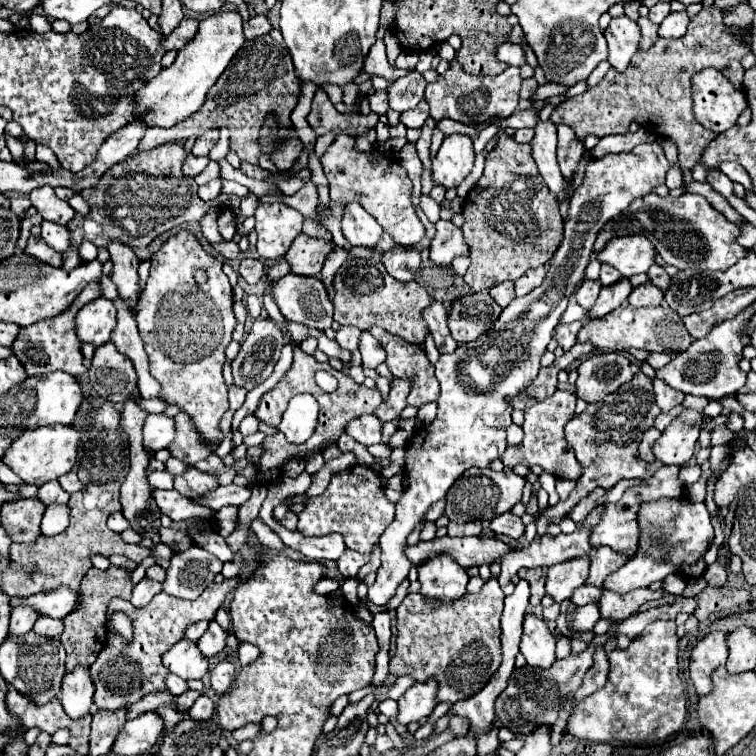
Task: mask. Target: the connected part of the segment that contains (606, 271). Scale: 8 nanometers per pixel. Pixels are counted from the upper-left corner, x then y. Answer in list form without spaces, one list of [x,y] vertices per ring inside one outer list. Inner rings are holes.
[[[602,265],[600,281],[602,281],[604,285],[612,285],[612,283],[616,283],[618,279],[622,279],[622,273],[620,273],[616,267],[612,267],[612,265]]]

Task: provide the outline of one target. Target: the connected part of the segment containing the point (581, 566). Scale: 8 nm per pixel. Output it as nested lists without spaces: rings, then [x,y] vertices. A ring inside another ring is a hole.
[[[572,559],[560,565],[552,565],[546,573],[546,595],[556,603],[562,603],[572,597],[574,589],[584,585],[588,579],[588,559]]]

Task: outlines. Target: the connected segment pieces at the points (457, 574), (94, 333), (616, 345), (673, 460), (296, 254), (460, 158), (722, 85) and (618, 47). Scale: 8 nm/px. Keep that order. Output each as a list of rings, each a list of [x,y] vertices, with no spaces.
[[[430,557],[424,561],[424,565],[418,565],[418,581],[422,583],[420,593],[442,599],[442,601],[454,601],[466,593],[468,575],[466,569],[460,569],[452,557]]]
[[[98,297],[84,305],[76,315],[76,333],[82,343],[104,345],[116,327],[116,305],[106,297]]]
[[[628,303],[620,305],[608,313],[608,317],[600,317],[598,321],[586,321],[578,333],[578,341],[590,341],[594,347],[604,351],[626,351],[626,349],[646,349],[658,351],[668,355],[678,355],[692,343],[690,333],[686,331],[680,315],[672,313],[668,307],[648,307],[648,309],[634,309]]]
[[[684,409],[654,443],[656,459],[664,465],[686,465],[694,455],[700,425],[700,415],[692,409]]]
[[[300,233],[290,251],[286,253],[286,261],[290,263],[290,271],[302,277],[316,277],[328,257],[328,253],[332,251],[334,243],[326,243],[326,241],[318,241],[312,239],[304,233]]]
[[[454,133],[444,137],[432,161],[434,183],[442,183],[444,187],[458,187],[472,173],[474,159],[476,151],[468,135]]]
[[[704,69],[692,79],[692,99],[696,119],[714,131],[726,131],[736,125],[738,115],[746,109],[742,91],[732,89],[716,69]]]
[[[628,15],[614,17],[604,31],[604,37],[608,41],[608,61],[614,69],[624,71],[632,59],[632,55],[640,49],[640,27],[634,19]]]

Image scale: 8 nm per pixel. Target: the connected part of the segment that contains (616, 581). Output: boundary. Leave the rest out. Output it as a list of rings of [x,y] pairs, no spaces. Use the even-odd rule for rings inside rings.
[[[660,499],[652,503],[640,503],[638,513],[638,525],[640,525],[640,543],[636,555],[620,567],[616,573],[612,573],[604,581],[604,589],[626,593],[636,587],[648,587],[654,581],[666,579],[672,573],[680,573],[682,569],[688,569],[700,561],[710,541],[714,539],[714,525],[710,521],[710,515],[706,511],[704,503],[690,503],[688,499]],[[678,551],[680,563],[672,563],[668,553]]]

